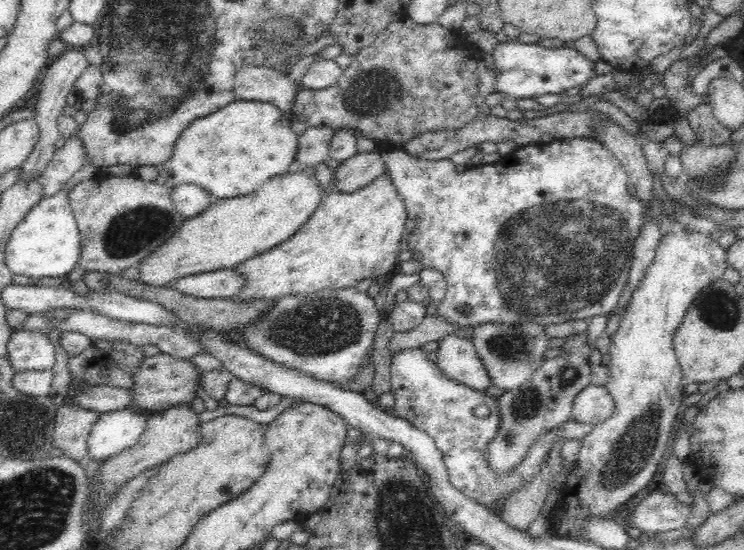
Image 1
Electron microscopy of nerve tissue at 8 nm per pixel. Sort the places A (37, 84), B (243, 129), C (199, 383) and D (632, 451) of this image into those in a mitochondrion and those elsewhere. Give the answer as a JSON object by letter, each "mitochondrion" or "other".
{"A":"other","B":"other","C":"other","D":"mitochondrion"}

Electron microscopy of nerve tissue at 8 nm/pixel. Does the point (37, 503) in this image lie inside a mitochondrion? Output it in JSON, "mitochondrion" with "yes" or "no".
{"mitochondrion":"yes"}

